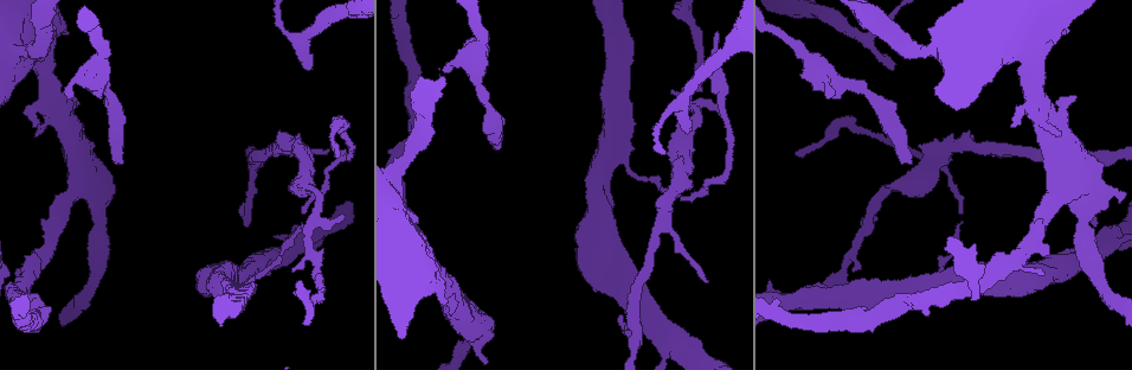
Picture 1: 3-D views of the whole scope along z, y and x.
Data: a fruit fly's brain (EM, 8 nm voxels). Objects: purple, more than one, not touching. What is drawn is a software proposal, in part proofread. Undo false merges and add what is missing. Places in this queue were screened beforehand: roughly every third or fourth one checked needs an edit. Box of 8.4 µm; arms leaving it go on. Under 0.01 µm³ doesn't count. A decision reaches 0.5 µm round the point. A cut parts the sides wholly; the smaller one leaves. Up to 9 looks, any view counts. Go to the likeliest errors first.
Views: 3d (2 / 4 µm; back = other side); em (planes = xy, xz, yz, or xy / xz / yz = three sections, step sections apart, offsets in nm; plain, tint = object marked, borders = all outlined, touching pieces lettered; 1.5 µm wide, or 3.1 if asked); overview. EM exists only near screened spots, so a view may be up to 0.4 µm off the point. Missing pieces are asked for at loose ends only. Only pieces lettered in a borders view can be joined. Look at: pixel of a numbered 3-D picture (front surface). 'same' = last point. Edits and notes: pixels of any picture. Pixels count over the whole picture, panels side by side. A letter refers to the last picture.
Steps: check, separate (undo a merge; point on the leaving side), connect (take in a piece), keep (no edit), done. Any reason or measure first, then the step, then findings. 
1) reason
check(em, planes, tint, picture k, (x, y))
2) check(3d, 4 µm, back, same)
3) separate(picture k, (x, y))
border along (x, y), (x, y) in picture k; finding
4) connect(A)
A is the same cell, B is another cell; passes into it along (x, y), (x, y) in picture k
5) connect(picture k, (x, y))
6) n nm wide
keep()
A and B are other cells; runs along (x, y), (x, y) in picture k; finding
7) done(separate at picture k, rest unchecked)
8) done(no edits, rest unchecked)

branch stops here
check(em, planes, borders, picture 1, (35, 125))

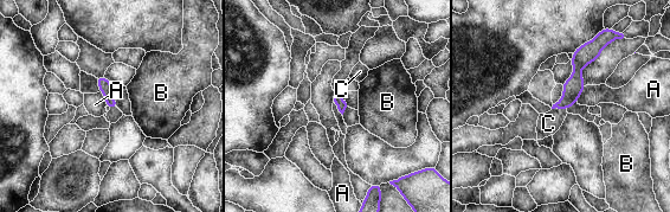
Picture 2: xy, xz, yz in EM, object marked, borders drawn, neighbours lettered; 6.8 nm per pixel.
connect(C)
C is the same cell, A and B are other cells; passes into it along (573, 87), (559, 108), (548, 123) in picture 2; the neuron continues

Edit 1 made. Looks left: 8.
branch stops here
check(3d, 4 µm, picture 1, (891, 69))

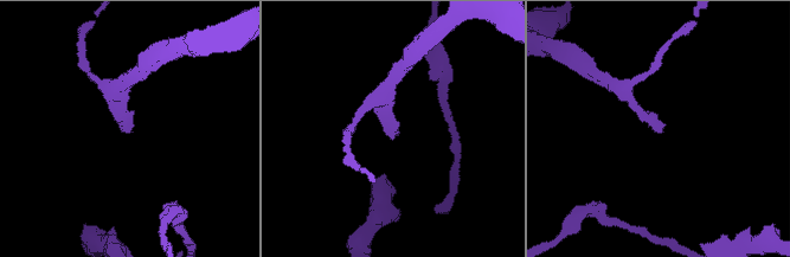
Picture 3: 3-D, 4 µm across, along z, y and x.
now the EM
check(em, yz, step 4, tint, picture 3, (130, 131))

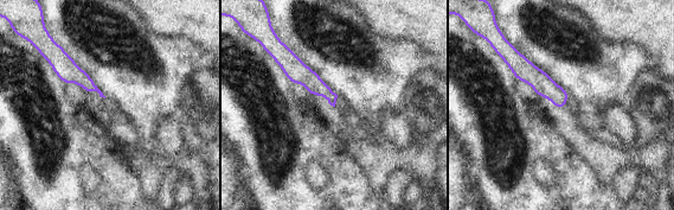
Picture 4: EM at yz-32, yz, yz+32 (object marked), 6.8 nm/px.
another direction
check(em, planes, borders, same)

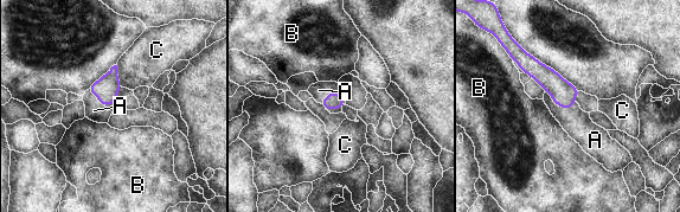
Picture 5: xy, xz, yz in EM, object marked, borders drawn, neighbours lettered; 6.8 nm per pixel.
110 nm wide
connect(A)
A is the same cell, B and C are other cells; passes into it along (563, 92), (559, 106), (577, 123) in picture 5; it goes on there

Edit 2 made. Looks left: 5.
check(3d, 2 µm, picture 1, (680, 200))

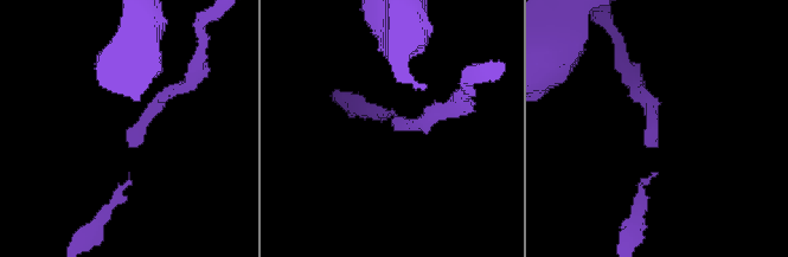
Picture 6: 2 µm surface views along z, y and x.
now the EM
check(em, planes, borders, picture 6, (132, 145))

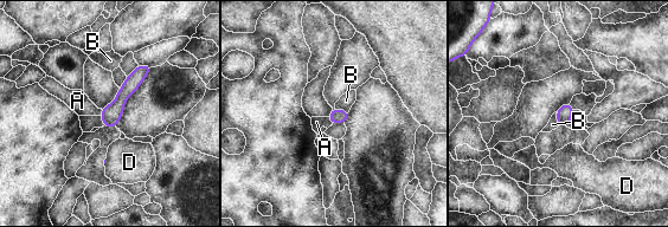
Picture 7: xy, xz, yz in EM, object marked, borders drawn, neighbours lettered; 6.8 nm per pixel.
connect(A)
A is the same cell, B and D are other cells; passes into it along (110, 115), (101, 112), (77, 101) in picture 7; it goes on there

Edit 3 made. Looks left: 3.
free end
check(em, xy, step 8, borders, picture 1, (71, 95))

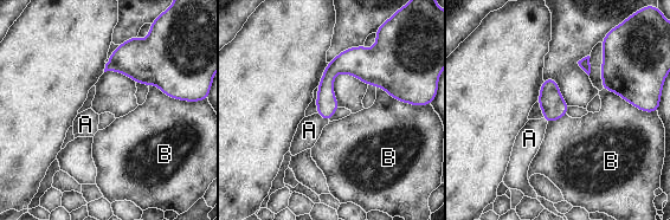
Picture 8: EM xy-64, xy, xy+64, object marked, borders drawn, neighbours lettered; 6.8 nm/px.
cut it another way
check(em, planes, borders, same)

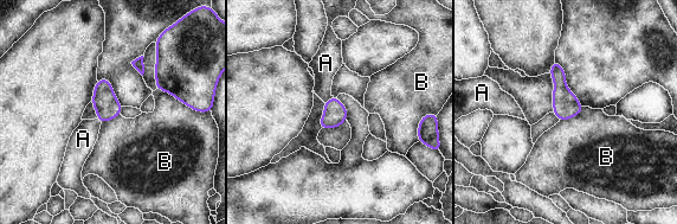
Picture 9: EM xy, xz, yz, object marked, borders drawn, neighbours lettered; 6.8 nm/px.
keep()
A and B are other cells; none of them fits

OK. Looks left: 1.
done(connect at picture 2, connect at picture 5, connect at picture 7, rest unchecked)

